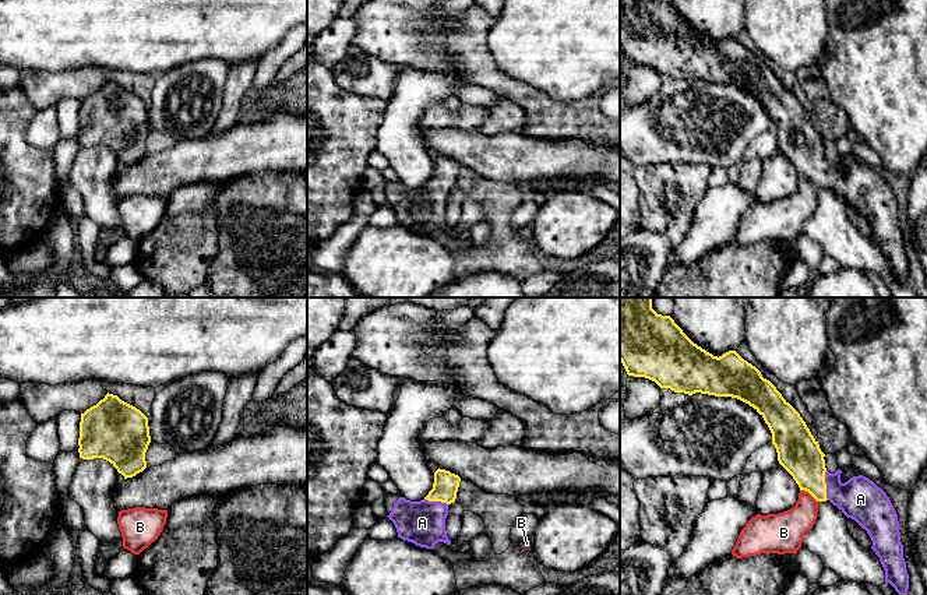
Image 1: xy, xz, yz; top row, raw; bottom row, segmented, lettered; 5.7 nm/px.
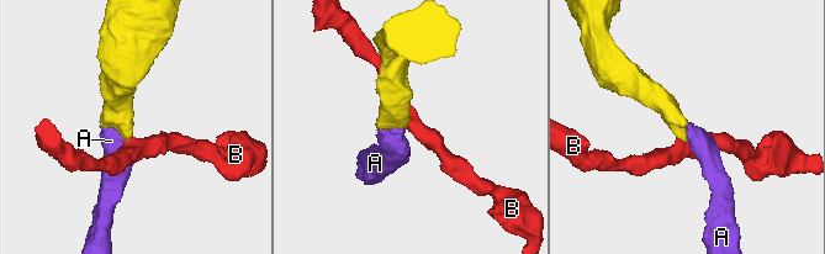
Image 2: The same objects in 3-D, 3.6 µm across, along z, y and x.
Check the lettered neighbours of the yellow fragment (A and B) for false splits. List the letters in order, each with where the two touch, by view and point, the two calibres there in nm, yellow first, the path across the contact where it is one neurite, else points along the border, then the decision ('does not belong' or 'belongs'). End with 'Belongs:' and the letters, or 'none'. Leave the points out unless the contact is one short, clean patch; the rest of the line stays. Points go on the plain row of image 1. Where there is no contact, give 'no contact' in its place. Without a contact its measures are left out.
A: meets yellow in yz at (825, 172); 240 nm thick on the yellow side, 240 nm on the other; runs through yz (797, 138), (807, 154), (825, 172), (839, 182), (860, 186); belongs
B: meets yellow in yz at (809, 179); 240 nm thick on the yellow side, 200 nm on the other; border along yz (800, 176), (804, 176), (817, 189); does not belong
Belongs: A

